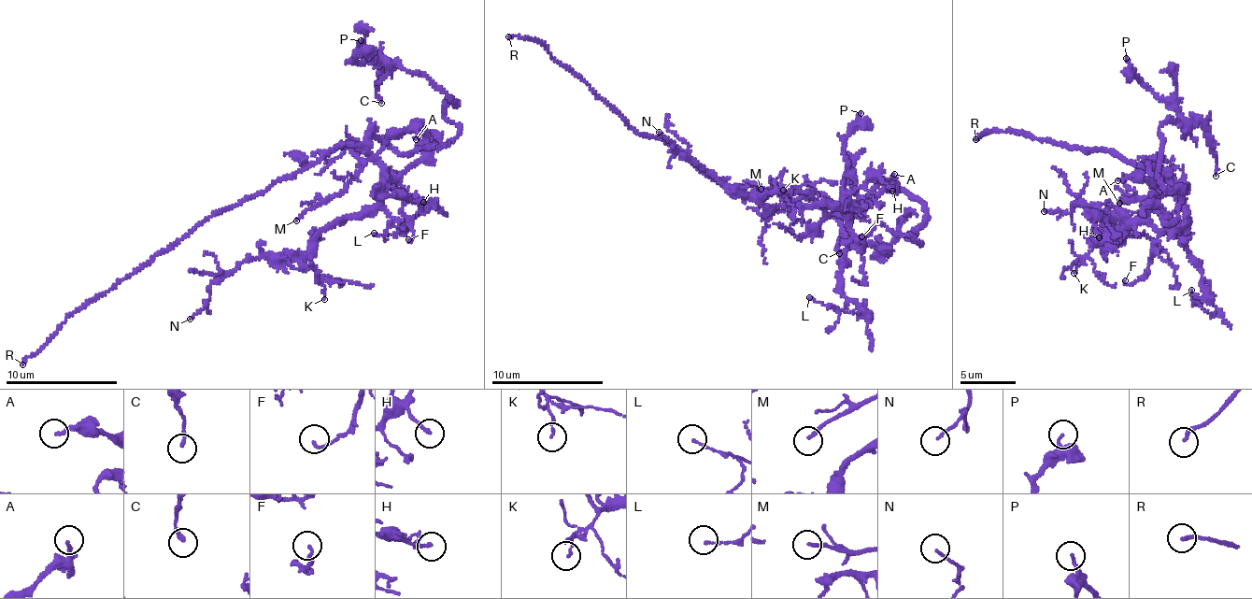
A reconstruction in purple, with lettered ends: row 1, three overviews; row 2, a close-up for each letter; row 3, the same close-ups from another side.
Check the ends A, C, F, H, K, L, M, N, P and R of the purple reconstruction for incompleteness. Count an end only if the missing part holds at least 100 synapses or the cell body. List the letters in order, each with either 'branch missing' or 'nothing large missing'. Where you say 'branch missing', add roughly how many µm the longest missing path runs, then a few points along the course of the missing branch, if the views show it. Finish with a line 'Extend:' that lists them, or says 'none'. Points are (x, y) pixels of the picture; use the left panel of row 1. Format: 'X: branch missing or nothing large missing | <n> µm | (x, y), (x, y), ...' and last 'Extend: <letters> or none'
A: nothing large missing
C: nothing large missing
F: nothing large missing
H: nothing large missing
K: nothing large missing
L: nothing large missing
M: nothing large missing
N: nothing large missing
P: nothing large missing
R: branch missing | 15 µm
Extend: R

